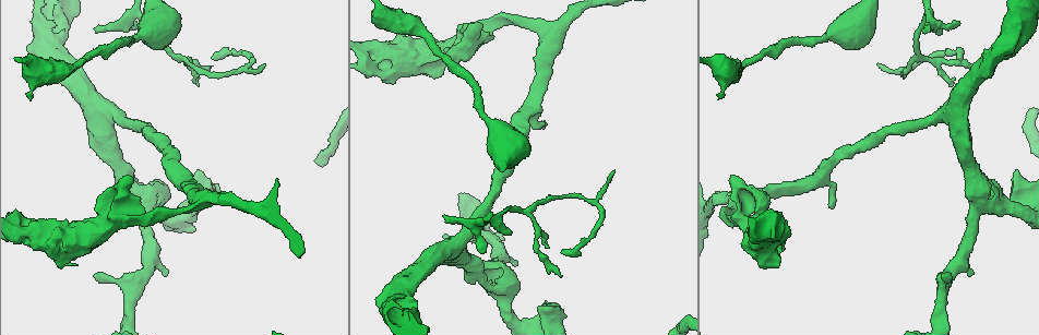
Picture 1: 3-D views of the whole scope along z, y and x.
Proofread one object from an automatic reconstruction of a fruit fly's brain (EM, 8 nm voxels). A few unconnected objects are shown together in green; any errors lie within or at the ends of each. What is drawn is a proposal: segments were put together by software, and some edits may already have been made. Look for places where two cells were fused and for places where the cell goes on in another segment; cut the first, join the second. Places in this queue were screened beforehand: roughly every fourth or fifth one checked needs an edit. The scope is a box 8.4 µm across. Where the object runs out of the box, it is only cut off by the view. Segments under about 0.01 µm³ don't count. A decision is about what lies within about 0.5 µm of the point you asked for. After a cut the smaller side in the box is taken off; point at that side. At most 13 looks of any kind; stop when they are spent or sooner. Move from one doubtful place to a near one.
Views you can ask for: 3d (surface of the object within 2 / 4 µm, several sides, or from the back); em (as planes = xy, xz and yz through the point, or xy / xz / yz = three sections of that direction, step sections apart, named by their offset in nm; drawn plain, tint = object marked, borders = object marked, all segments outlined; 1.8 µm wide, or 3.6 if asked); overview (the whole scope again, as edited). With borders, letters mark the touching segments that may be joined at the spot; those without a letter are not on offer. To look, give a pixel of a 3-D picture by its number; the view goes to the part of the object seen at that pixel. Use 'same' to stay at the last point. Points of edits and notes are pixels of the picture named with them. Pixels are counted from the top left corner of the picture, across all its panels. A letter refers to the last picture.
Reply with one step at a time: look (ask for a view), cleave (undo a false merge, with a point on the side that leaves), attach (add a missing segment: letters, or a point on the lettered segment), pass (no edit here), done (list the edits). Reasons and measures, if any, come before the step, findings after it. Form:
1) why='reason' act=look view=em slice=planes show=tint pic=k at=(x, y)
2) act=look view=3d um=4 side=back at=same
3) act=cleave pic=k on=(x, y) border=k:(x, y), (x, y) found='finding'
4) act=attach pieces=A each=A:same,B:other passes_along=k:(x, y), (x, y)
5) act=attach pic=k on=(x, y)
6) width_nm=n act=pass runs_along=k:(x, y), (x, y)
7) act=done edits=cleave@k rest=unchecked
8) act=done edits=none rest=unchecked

why='three-way junction' act=look view=em slice=planes show=plain pic=1 at=(740, 219)

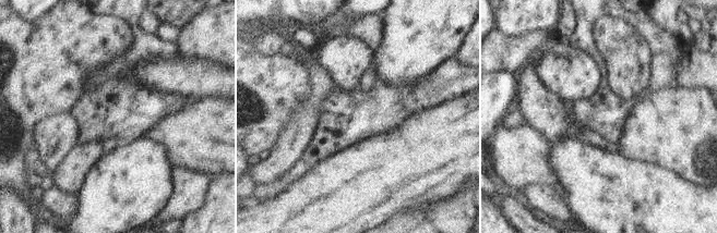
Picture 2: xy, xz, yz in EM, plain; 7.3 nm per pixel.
act=look view=em slice=planes show=borders at=same

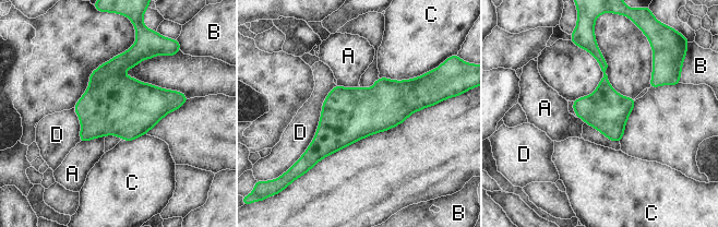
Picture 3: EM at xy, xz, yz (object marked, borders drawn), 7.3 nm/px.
longest_contact=D:600nm act=pass each=A:other,B:other,C:other,D:other border=3:(105, 135), (79, 143) found='one cell here'

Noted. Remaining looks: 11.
why='calibre changes' act=look view=em slice=planes show=tint pic=1 at=(431, 41)

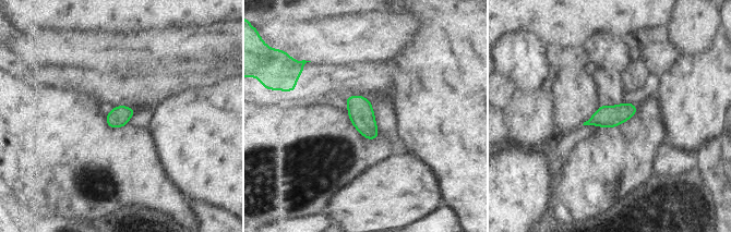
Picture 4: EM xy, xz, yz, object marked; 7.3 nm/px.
act=look view=em slice=planes show=borders at=same

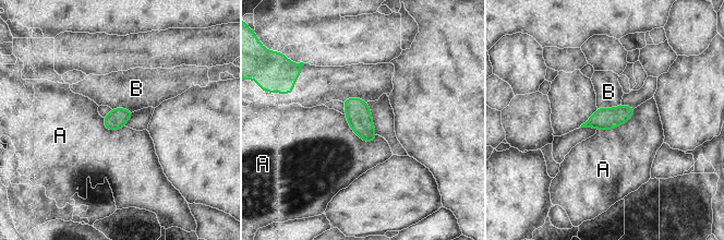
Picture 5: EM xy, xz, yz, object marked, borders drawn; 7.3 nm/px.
width_nm=150 act=pass each=A:other,B:other border=5:(635, 108), (615, 128), (596, 130) found='all the same cell'

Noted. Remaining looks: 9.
why='branch stops here' act=look view=em slice=xz step=4 show=tint pic=1 at=(959, 22)

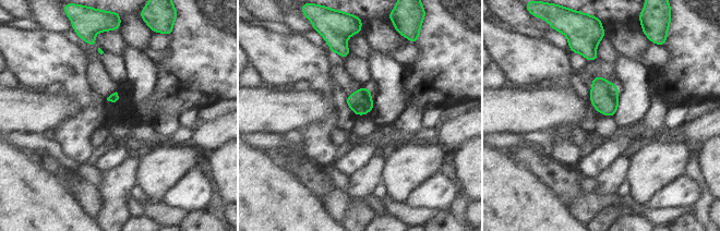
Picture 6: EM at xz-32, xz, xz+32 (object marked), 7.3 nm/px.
act=look view=em slice=planes show=borders at=same

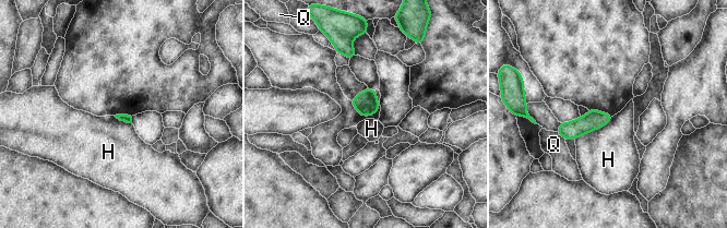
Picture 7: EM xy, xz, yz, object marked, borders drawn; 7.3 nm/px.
longest_contact=H:340nm act=pass each=H:other,Q:other found='none of them fits'

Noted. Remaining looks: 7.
act=look view=em slice=xz step=8 show=tint pic=1 at=(198, 169)

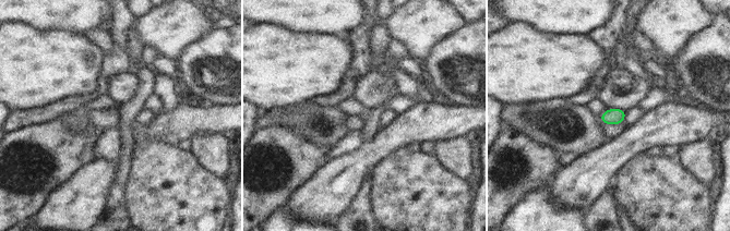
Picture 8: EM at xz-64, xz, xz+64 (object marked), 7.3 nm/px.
why='what lies round it' act=look view=em slice=xz step=8 show=borders at=same

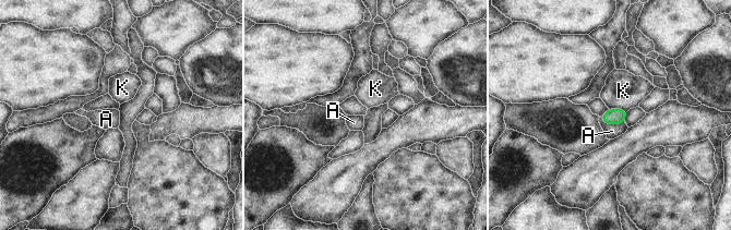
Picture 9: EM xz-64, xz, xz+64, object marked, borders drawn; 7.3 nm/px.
act=pass each=A:other,K:other found='no lettered segment goes on from it'

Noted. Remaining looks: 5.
why='branch stops here' act=look view=em slice=yz step=4 show=plain pic=1 at=(945, 274)

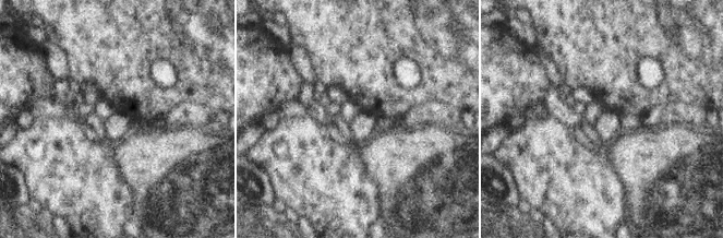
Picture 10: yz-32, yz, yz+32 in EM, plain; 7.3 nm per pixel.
why='what lies round it' act=look view=em slice=yz step=4 show=borders at=same

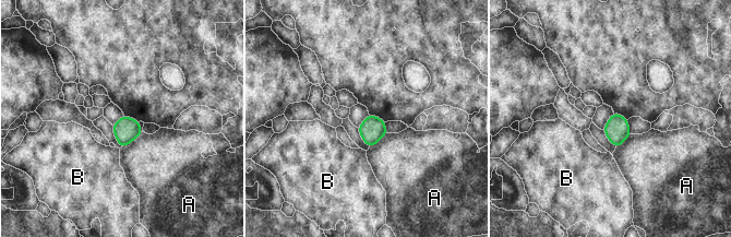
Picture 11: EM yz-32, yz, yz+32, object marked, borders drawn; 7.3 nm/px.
longest_contact=A:200nm act=pass each=A:other,B:other found='no lettered segment goes on from it'

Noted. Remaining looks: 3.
act=done edits=none rest=unchecked

